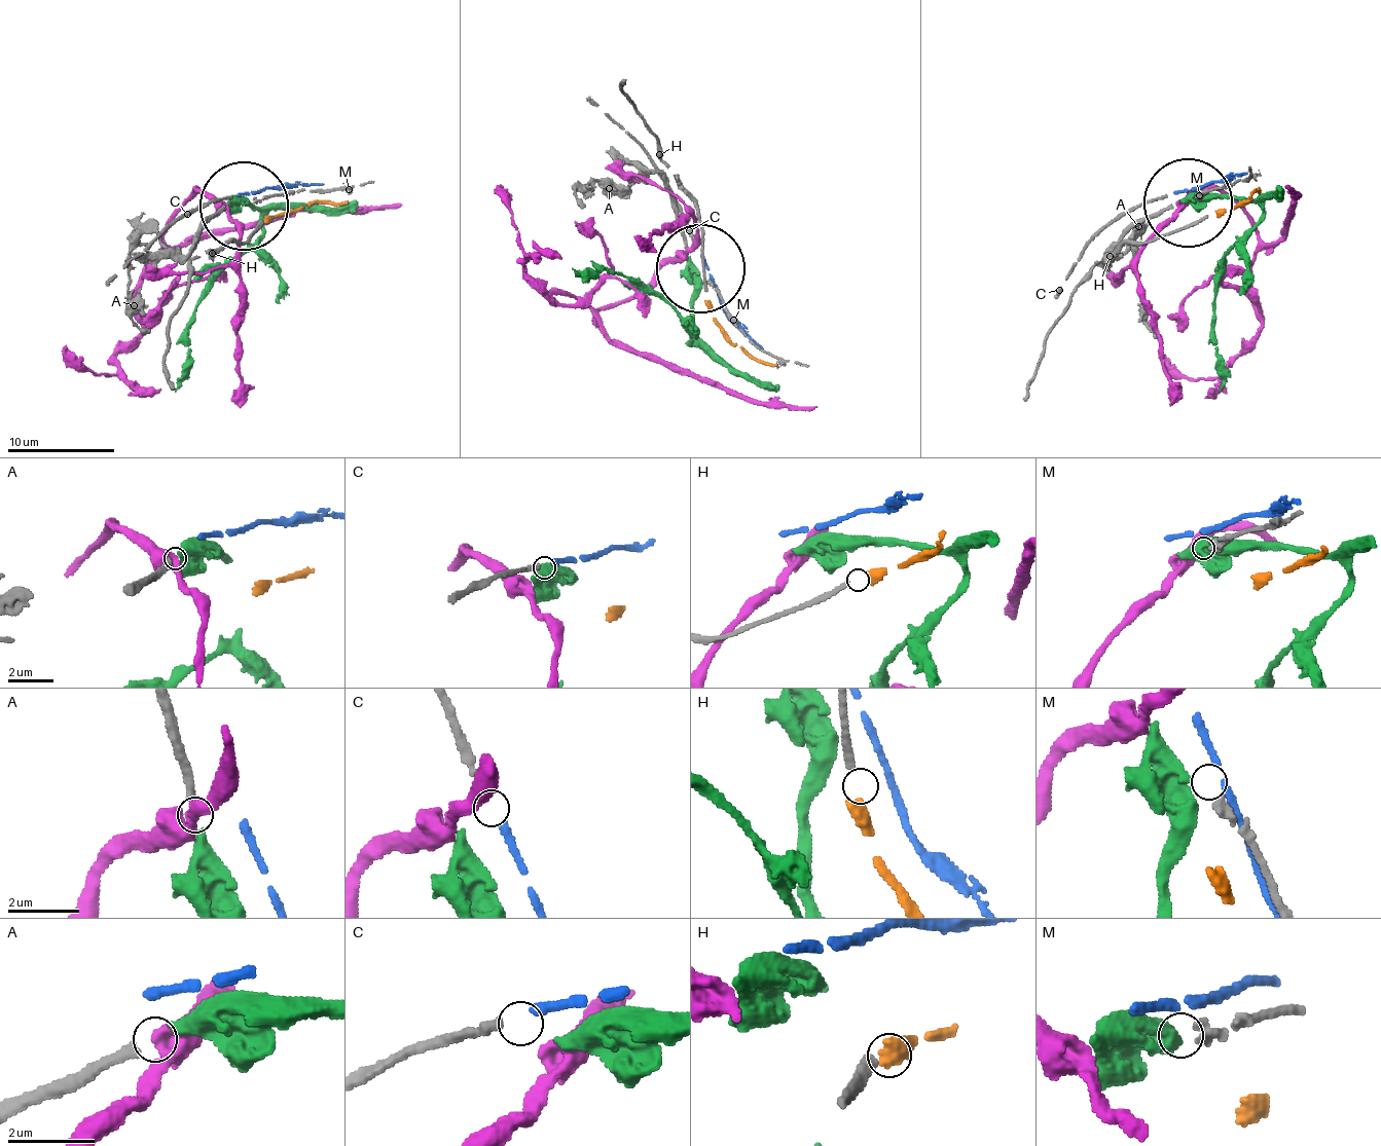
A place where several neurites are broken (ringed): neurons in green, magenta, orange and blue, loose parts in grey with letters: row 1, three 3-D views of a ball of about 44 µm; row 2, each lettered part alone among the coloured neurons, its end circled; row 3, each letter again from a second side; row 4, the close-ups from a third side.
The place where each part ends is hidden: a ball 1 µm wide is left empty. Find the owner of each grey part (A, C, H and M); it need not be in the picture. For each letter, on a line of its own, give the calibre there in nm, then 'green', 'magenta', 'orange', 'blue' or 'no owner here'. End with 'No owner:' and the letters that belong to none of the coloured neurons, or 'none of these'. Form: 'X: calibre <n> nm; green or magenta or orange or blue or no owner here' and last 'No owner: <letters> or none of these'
A: calibre 240 nm; green
C: calibre 200 nm; blue
H: calibre 220 nm; orange
M: calibre 200 nm; no owner here
No owner: M

